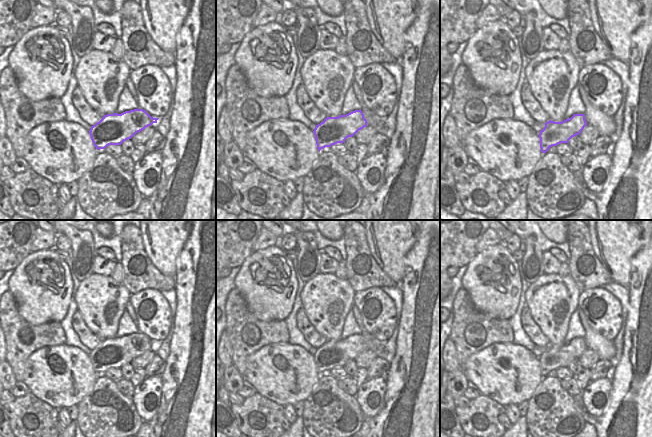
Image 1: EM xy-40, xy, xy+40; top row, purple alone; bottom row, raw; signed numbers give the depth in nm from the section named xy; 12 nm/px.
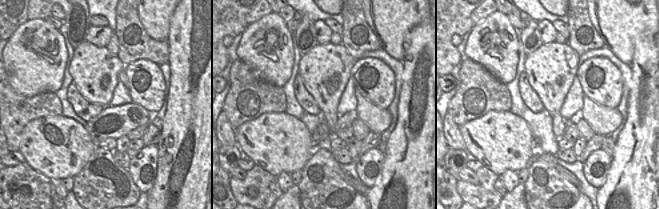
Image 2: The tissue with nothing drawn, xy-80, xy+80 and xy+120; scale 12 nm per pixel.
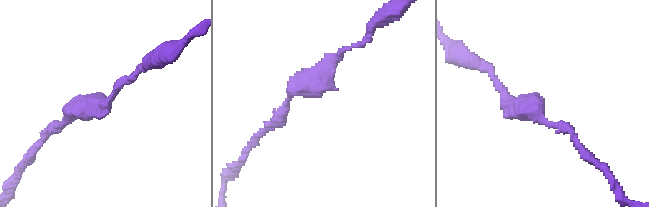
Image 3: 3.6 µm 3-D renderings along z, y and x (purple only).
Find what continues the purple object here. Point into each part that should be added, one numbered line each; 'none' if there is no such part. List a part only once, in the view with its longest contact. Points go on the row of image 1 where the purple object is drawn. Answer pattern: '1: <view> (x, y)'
none

